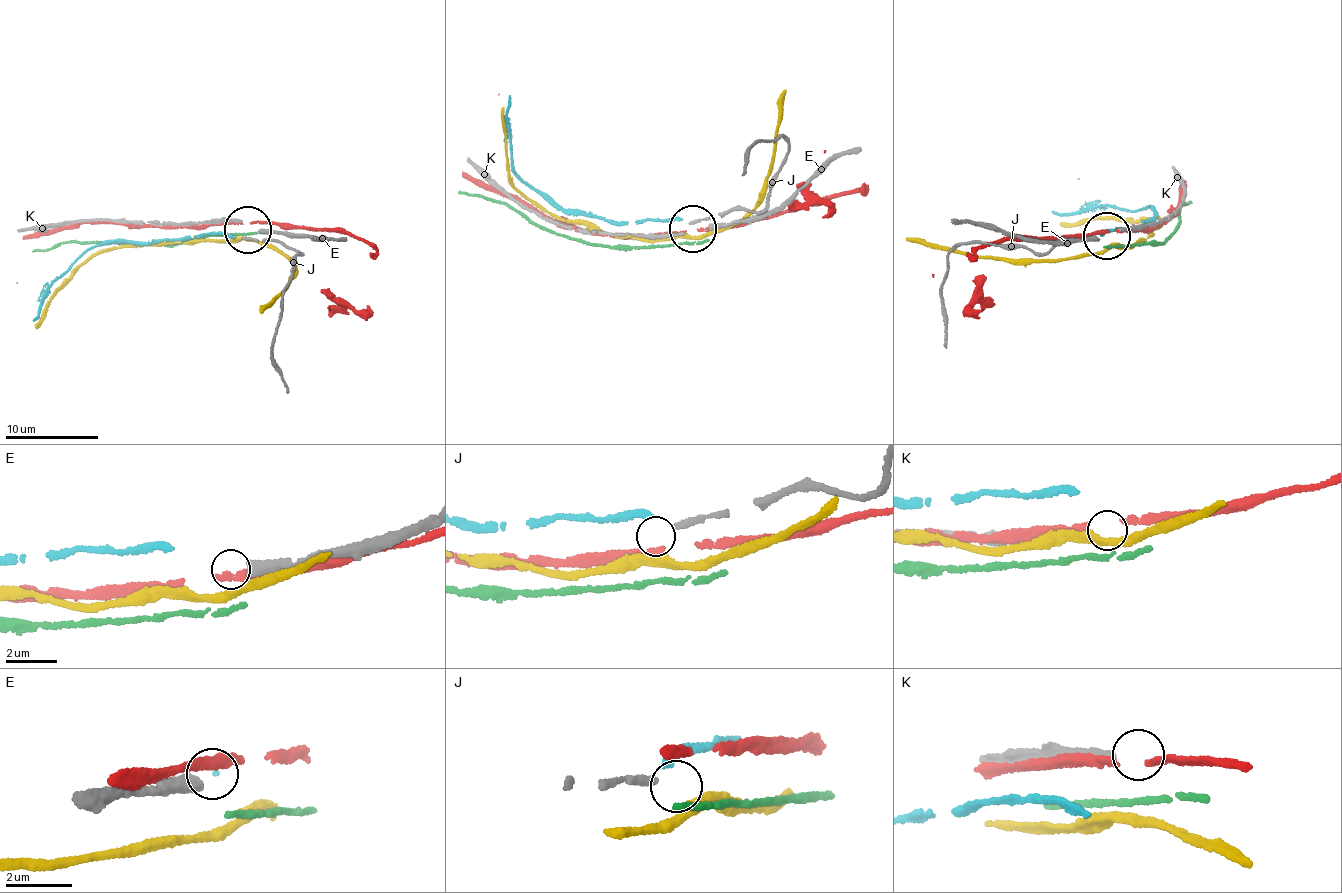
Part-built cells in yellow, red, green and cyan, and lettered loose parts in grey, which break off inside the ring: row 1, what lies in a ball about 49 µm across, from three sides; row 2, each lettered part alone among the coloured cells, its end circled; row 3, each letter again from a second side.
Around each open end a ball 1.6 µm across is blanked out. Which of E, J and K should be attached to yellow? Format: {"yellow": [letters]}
{"yellow": []}

